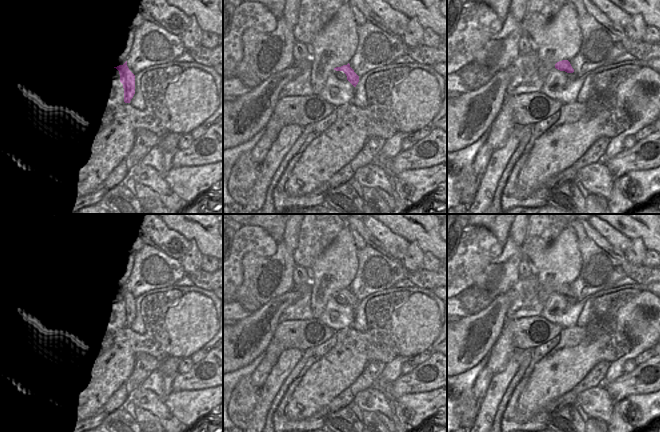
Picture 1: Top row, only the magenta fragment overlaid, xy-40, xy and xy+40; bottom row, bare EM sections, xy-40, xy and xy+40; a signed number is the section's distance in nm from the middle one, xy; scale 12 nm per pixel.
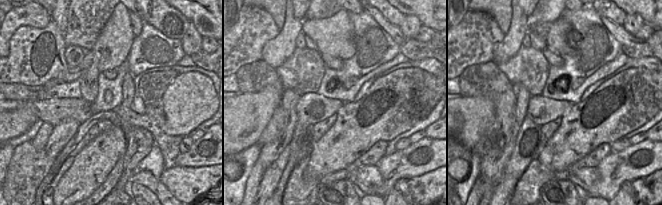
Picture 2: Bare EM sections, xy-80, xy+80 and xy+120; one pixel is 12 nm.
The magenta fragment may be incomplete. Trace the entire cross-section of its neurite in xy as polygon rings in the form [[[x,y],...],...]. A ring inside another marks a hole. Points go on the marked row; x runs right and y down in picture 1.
[[[348,63],[347,65],[343,65],[341,67],[336,67],[334,68],[336,71],[343,71],[346,76],[347,80],[354,86],[359,82],[359,76],[354,72],[354,70],[350,67],[350,64]]]

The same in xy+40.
[[[562,60],[555,64],[555,68],[560,71],[565,71],[567,73],[573,73],[574,69],[572,68],[570,62],[568,60]]]

